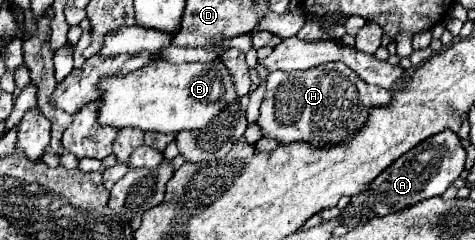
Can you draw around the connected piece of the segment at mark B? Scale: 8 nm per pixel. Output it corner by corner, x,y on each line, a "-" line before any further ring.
158,60
126,76
104,76
98,82
98,124
112,128
140,128
152,132
182,132
204,128
220,108
238,100
230,74
220,60
210,64
172,64

